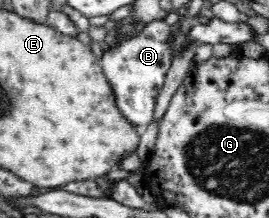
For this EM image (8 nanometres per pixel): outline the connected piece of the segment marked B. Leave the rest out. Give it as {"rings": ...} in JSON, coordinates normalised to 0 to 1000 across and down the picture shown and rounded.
{"rings":[[[610,87],[543,106],[509,165],[454,183],[435,202],[413,193],[409,225],[387,234],[375,303],[420,408],[428,477],[465,532],[465,550],[506,583],[517,619],[539,606],[546,578],[569,560],[576,454],[591,408],[606,394],[613,339],[636,303],[628,271],[628,174],[636,151]]]}

